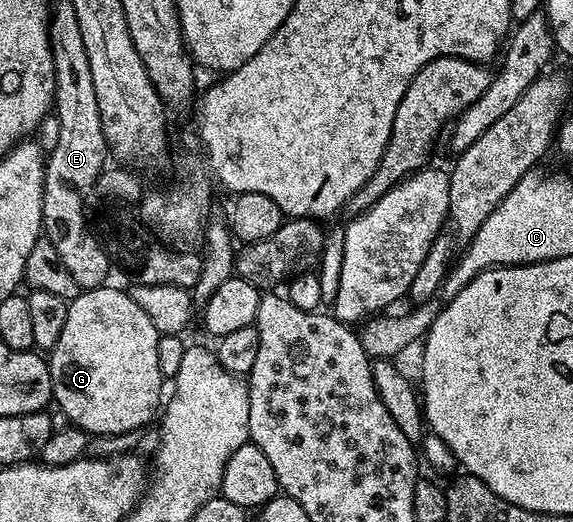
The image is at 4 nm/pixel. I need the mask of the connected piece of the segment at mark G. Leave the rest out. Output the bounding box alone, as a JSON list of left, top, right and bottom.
[48,285,164,436]

